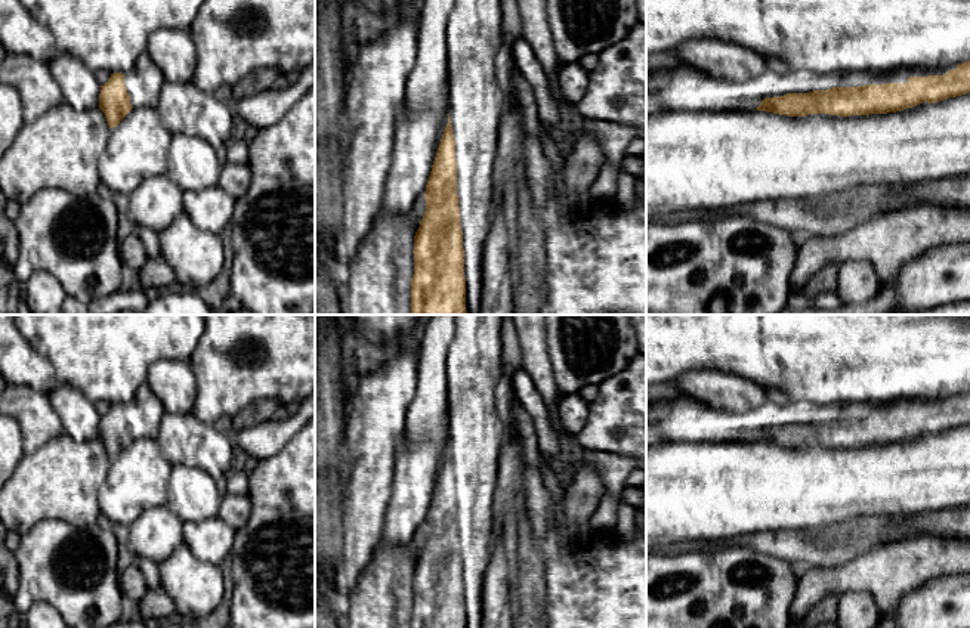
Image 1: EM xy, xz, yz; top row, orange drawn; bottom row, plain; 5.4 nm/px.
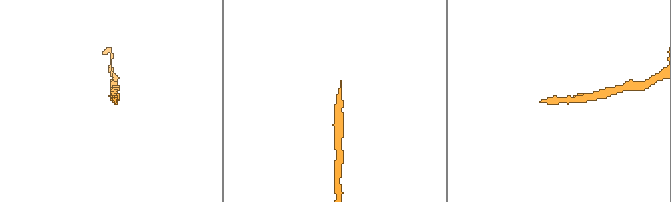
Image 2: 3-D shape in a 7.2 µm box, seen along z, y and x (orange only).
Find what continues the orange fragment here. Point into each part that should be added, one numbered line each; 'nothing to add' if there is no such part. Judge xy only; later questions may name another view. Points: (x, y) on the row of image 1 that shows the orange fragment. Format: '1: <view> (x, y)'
1: xy (144, 82)

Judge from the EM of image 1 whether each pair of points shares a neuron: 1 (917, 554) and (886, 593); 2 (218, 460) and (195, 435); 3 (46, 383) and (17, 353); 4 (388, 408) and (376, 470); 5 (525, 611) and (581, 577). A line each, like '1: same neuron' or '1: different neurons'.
1: same neuron
2: same neuron
3: same neuron
4: same neuron
5: different neurons

